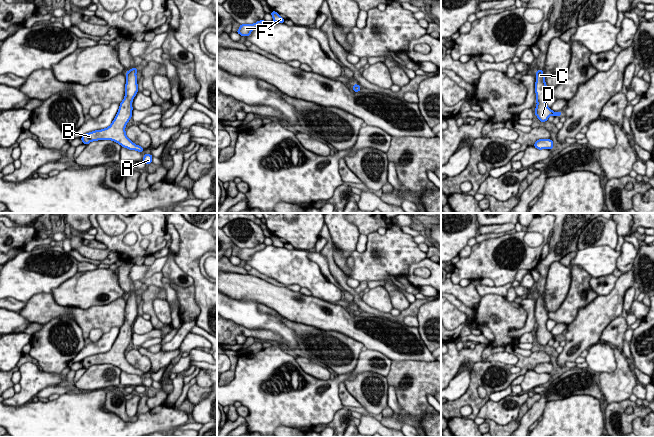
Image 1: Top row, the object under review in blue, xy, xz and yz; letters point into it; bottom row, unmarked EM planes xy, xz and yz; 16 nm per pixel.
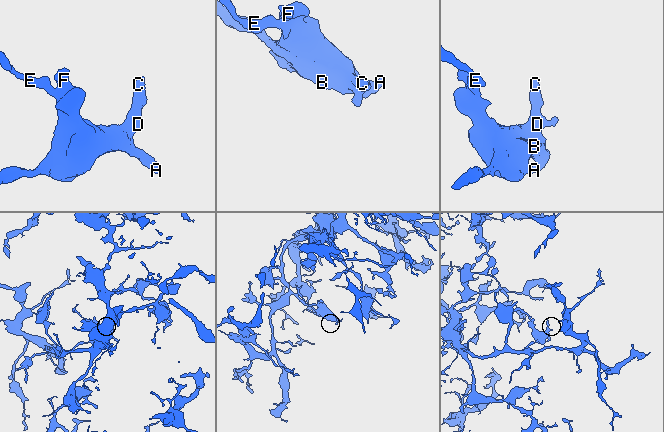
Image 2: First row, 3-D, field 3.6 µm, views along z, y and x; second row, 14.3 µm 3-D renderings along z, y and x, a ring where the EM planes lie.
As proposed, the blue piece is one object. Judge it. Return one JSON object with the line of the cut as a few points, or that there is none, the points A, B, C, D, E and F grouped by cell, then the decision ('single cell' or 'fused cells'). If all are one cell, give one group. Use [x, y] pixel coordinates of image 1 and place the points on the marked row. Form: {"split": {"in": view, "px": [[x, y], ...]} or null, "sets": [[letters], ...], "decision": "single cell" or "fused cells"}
{"split": null, "sets": [["A", "B", "C", "D", "E", "F"]], "decision": "single cell"}

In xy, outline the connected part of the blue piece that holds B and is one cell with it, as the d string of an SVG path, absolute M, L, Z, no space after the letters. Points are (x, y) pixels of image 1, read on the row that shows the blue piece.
M134 67L126 72L125 96L120 103L119 110L111 125L105 129L95 130L84 134L81 137L83 144L89 144L92 141L111 140L129 150L143 152L144 148L134 144L127 136L125 127L132 117L132 101L138 92L137 68Z

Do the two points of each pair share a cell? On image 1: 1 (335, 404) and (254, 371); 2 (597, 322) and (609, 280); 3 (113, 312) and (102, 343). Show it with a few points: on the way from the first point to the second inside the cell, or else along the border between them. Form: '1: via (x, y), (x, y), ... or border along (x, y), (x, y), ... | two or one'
1: via (311, 404), (271, 404), (262, 395) | one
2: border along (617, 278), (614, 287), (607, 294), (598, 295) | two
3: border along (119, 326), (113, 326), (103, 334) | two

